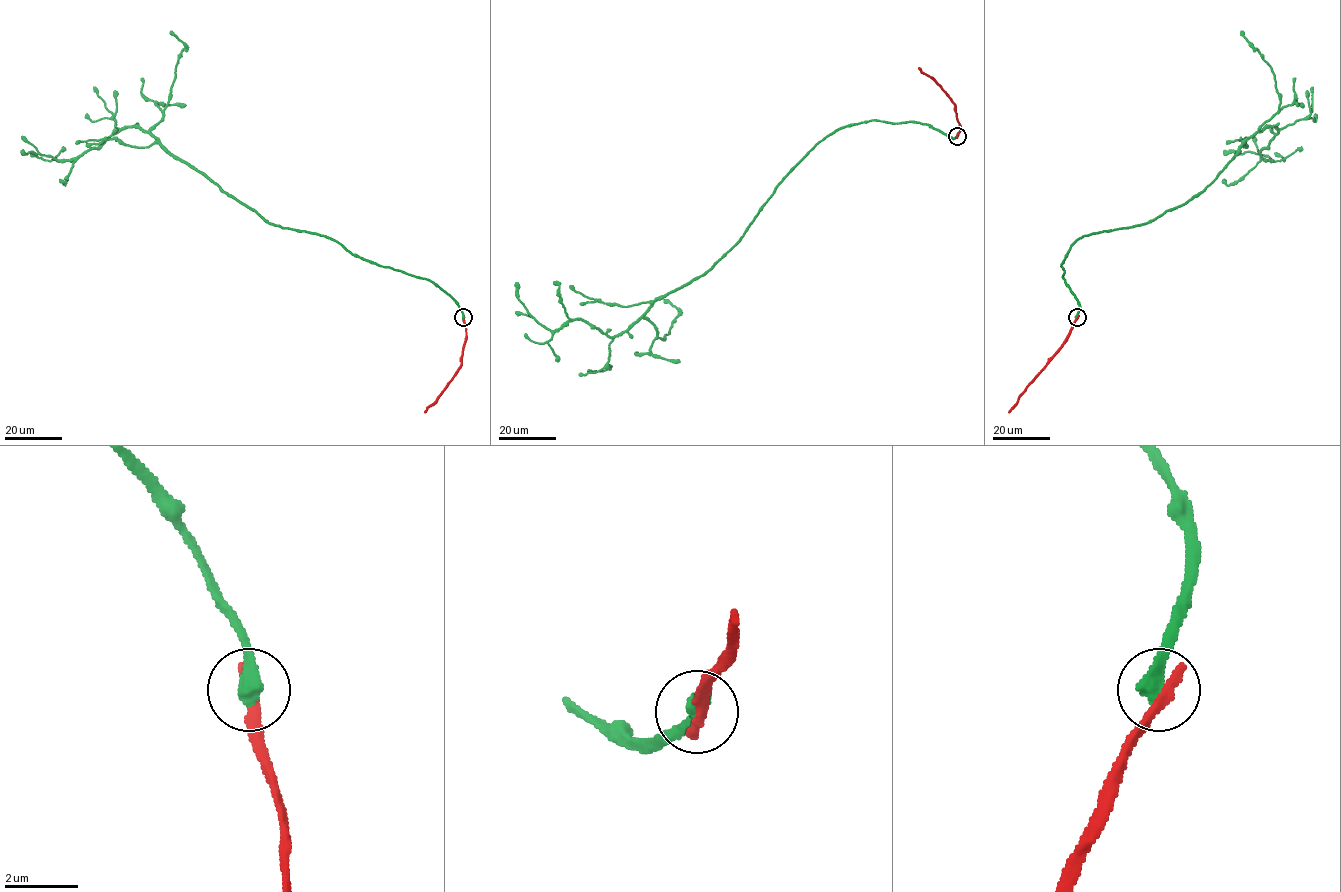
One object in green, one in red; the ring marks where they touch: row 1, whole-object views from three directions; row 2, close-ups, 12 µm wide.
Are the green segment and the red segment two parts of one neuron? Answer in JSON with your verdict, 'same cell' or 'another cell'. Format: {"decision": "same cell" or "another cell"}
{"decision": "another cell"}

